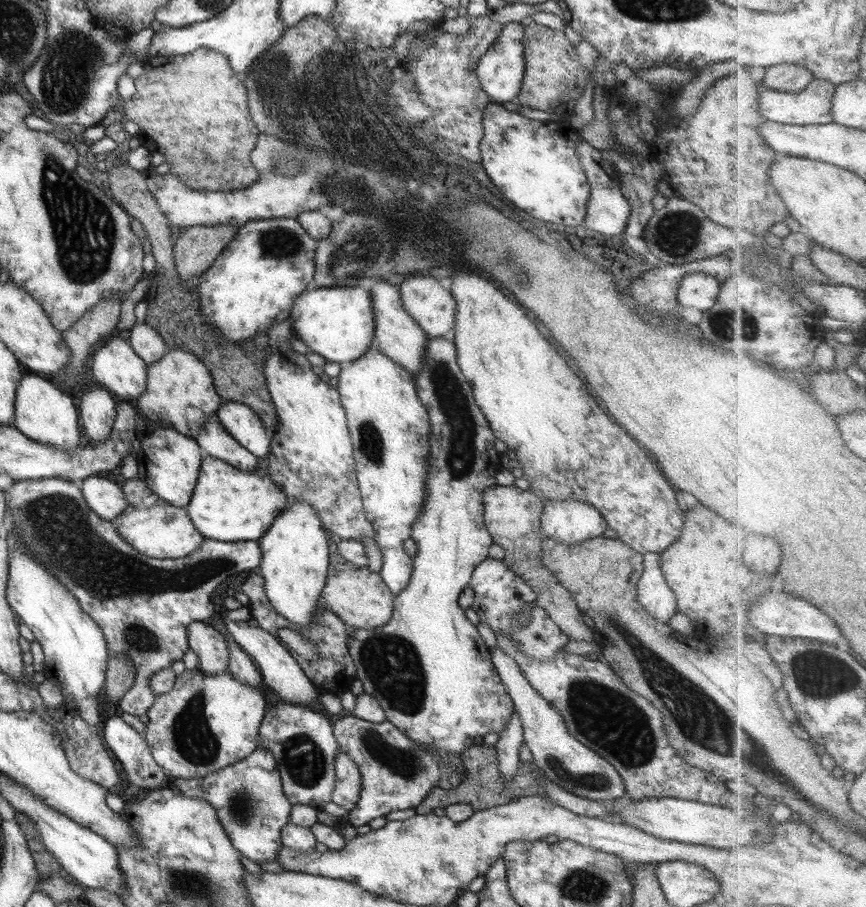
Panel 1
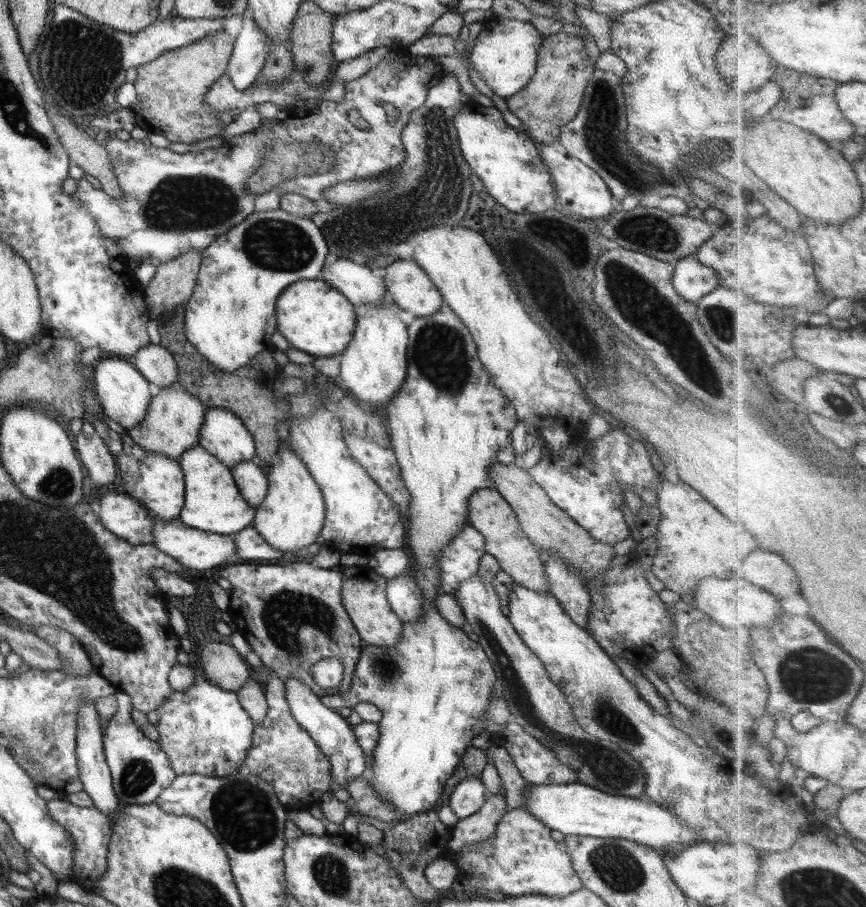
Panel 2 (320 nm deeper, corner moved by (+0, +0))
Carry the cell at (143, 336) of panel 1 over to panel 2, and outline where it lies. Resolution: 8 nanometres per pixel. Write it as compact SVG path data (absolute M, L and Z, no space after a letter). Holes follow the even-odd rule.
M150 343L129 360L148 382L156 384L159 388L178 383L179 368L174 361L174 355L161 344Z

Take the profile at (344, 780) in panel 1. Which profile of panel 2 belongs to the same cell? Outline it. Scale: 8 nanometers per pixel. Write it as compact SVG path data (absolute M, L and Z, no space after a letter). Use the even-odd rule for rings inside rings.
M287 679L285 695L290 705L291 715L320 747L331 764L331 773L337 783L343 788L348 779L365 775L368 770L367 759L362 747L358 744L354 729L348 718L342 717L338 710L324 706L321 697L314 694L303 682L298 679Z

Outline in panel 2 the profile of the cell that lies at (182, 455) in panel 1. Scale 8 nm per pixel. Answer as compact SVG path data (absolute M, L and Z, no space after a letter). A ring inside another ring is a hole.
M122 434L122 452L115 457L120 476L124 480L124 490L128 496L141 502L149 512L164 520L179 518L185 501L184 474L174 461L164 455L154 455L136 445L128 434Z

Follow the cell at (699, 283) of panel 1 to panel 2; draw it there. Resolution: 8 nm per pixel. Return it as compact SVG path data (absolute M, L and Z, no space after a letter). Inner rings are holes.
M695 255L676 262L672 282L676 292L695 305L721 284L719 274L713 268L704 266Z

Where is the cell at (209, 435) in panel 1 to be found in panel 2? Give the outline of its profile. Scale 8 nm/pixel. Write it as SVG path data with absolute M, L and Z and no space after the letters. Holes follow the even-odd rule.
M254 460L242 462L230 469L240 494L251 508L258 508L265 499L268 481L266 472L256 466Z

